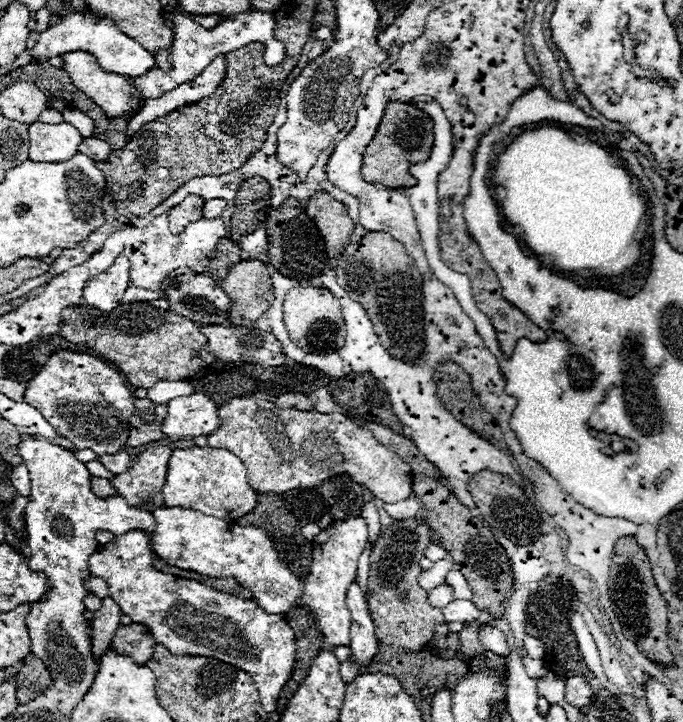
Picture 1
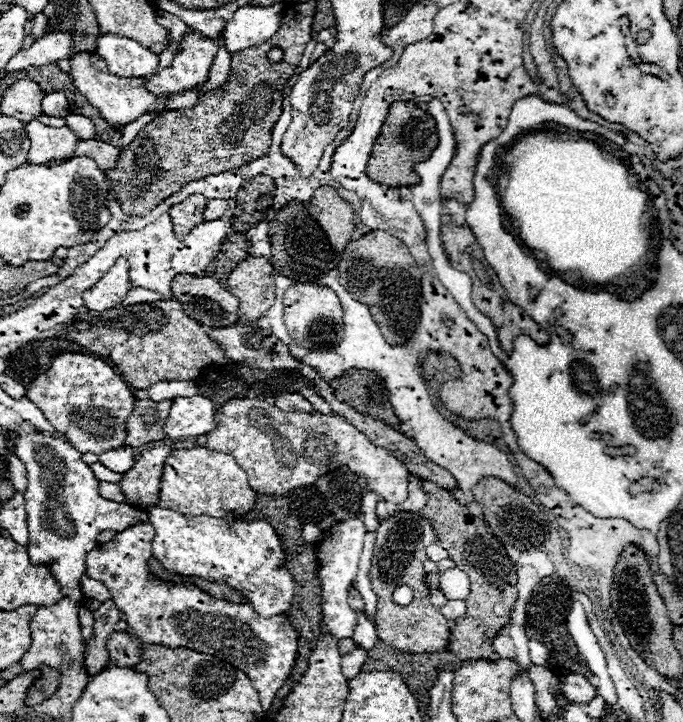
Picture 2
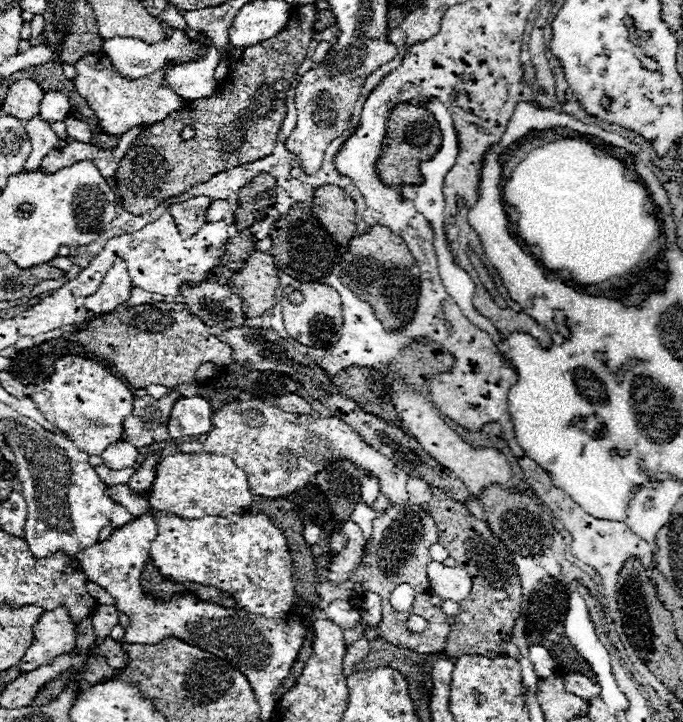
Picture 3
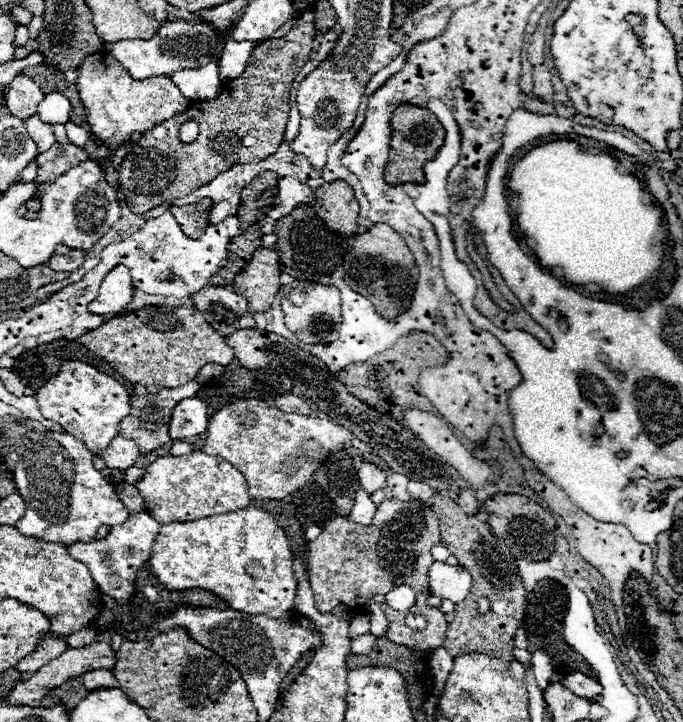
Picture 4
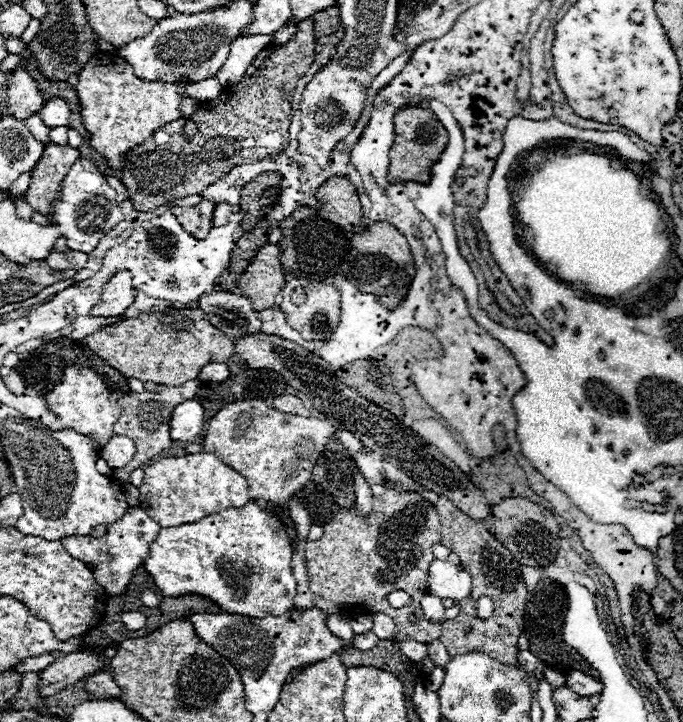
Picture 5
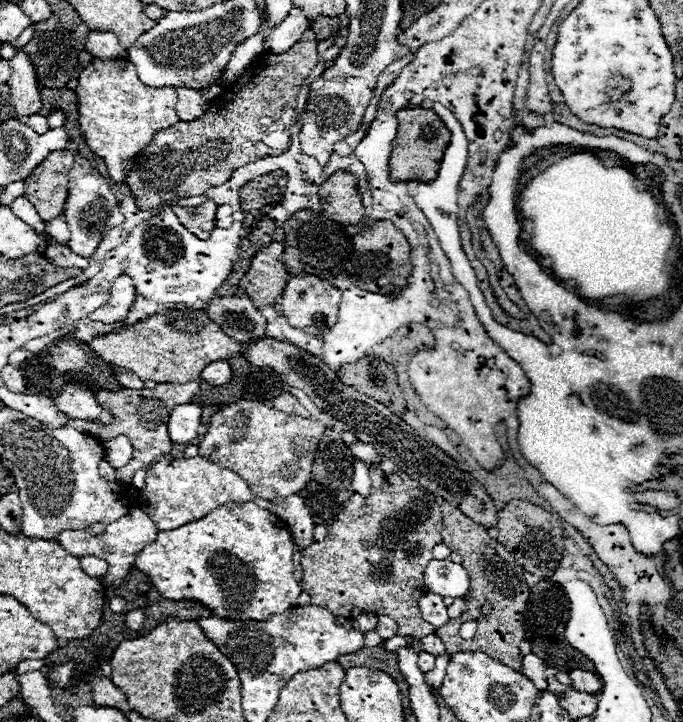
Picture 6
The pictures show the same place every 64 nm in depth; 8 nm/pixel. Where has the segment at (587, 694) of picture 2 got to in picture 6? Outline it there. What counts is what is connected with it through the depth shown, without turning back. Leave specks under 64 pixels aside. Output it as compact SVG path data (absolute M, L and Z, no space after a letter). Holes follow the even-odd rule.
M572 670L570 672L570 680L572 680L572 688L580 690L580 692L588 692L588 694L596 694L602 690L602 680L592 674L592 672L584 672L584 670Z

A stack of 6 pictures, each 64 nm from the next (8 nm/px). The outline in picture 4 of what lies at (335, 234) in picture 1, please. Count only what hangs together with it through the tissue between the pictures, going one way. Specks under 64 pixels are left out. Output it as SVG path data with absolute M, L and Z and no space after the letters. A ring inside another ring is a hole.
M330 182L320 186L316 192L314 212L324 220L324 224L340 234L342 238L356 234L358 228L358 202L354 192L344 186L344 182Z

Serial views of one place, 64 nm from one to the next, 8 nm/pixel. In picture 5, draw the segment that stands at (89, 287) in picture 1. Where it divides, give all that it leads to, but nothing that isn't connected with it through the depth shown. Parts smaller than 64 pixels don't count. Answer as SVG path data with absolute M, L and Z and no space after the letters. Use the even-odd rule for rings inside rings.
M128 270L116 272L102 288L100 302L90 310L92 316L120 316L134 302L136 290Z

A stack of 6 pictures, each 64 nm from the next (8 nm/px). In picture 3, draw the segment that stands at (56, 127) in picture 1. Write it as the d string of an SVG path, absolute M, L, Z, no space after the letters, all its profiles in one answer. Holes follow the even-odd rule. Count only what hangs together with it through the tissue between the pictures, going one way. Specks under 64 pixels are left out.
M34 116L32 120L28 120L24 124L24 128L26 128L28 138L32 142L32 152L30 152L28 160L26 160L24 170L36 170L36 168L40 168L42 158L50 150L54 150L54 148L66 148L72 142L70 138L62 140L60 136L56 136L56 132L50 128L50 124L44 122L44 120L40 120L40 116Z

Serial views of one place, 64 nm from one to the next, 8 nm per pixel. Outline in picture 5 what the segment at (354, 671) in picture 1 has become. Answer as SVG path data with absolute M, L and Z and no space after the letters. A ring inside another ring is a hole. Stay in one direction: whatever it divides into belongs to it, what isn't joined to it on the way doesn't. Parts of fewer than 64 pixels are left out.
M366 632L366 634L360 634L360 636L354 636L354 642L352 642L352 646L356 648L356 650L370 650L372 646L376 646L376 642L378 642L380 638L376 636L376 634L372 634L372 632Z

